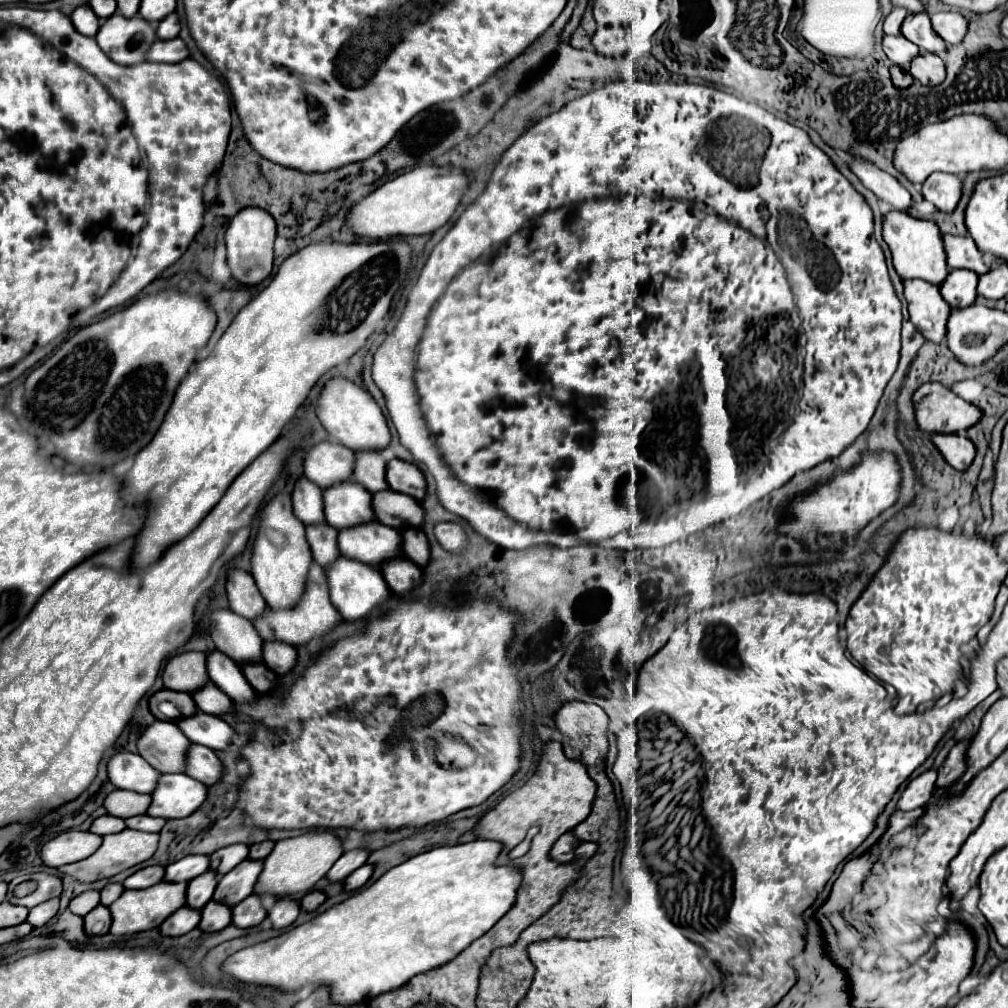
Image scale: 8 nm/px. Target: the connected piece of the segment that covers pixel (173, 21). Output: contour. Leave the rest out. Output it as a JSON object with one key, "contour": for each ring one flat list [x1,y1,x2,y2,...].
{"contour":[[172,13,158,23,156,35,158,35,158,39,174,39,174,37,178,37,178,31,180,31,180,21,178,21,178,15]]}

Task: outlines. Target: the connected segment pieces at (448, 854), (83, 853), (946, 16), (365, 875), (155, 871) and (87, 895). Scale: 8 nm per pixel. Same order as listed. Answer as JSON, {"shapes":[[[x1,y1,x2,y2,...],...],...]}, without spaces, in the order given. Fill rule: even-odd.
{"shapes":[[[476,839,464,845,436,847,420,853,384,873,370,887,326,909,310,921,230,955,222,969,238,981,272,985,286,991,296,991,306,983,328,985,332,999,340,1005,362,1003,366,997,376,997,386,989,396,989,410,981,410,977,454,959,466,945,470,945,470,941,492,929,494,923,512,907,520,873,514,867,496,865,500,849,502,845,498,841]],[[64,831,58,837,54,837,52,841,48,841,40,855,44,865,48,867,62,867,66,863,74,863,80,859,90,857,102,843,100,835,94,835,90,831]],[[950,11,950,13,934,13,932,17,934,31,948,43,958,45,962,43,966,31,968,31,968,19,962,13]],[[366,863,366,865,358,867,352,875,348,875,348,877,346,877,346,887,344,887,344,889,346,889,346,891,360,889,360,887,370,879,372,871,374,871,374,865,370,865,370,863]],[[150,865,150,867,144,867,144,869,136,871,134,875,130,875,124,881,124,887,126,889,146,889,146,887,156,885,162,879,164,879,164,867,162,865]],[[90,889,90,891,84,891,84,893,80,893,78,897,74,897,74,899,70,901,68,909,70,909,72,913,84,917,84,915,90,913,90,909,94,909,98,903,100,903,100,891]]]}

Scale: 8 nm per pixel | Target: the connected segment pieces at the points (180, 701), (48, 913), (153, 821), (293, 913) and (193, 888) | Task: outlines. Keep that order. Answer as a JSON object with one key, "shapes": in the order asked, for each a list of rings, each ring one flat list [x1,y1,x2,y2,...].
{"shapes":[[[162,689,158,693,154,693,150,697,150,711,156,715,156,705,160,701,174,701,182,713,182,717,192,717,198,709,194,705,194,699,188,693,180,693,180,691,170,691,170,689]],[[54,897,54,899,44,901,42,905,36,905,34,909,30,909,30,915,28,915,30,925,40,927,40,925,44,925,46,921,50,921,50,919,58,913,58,905,60,905,60,897]],[[136,815,136,817,130,817,126,819,126,825,128,829,138,829,138,831,160,831,164,827,166,819,162,817,150,817,150,815]],[[282,897,282,899,276,899,268,917,272,919,272,927,282,929,282,927,292,925,296,921,296,917,300,915,300,911,302,911,300,901,292,899,292,897]],[[206,871,206,873,198,875,198,877,194,877,194,881,188,883,186,903,194,905,196,909,202,909,212,899,212,895,216,891,216,885,218,885,218,873]]]}

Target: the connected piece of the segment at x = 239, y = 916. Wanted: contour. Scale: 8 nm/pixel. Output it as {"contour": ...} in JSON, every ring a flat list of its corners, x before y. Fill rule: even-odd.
{"contour":[[256,893,246,897,232,909,232,923,238,927,254,927,262,923,264,917,266,917,266,909,262,907,262,897]]}

